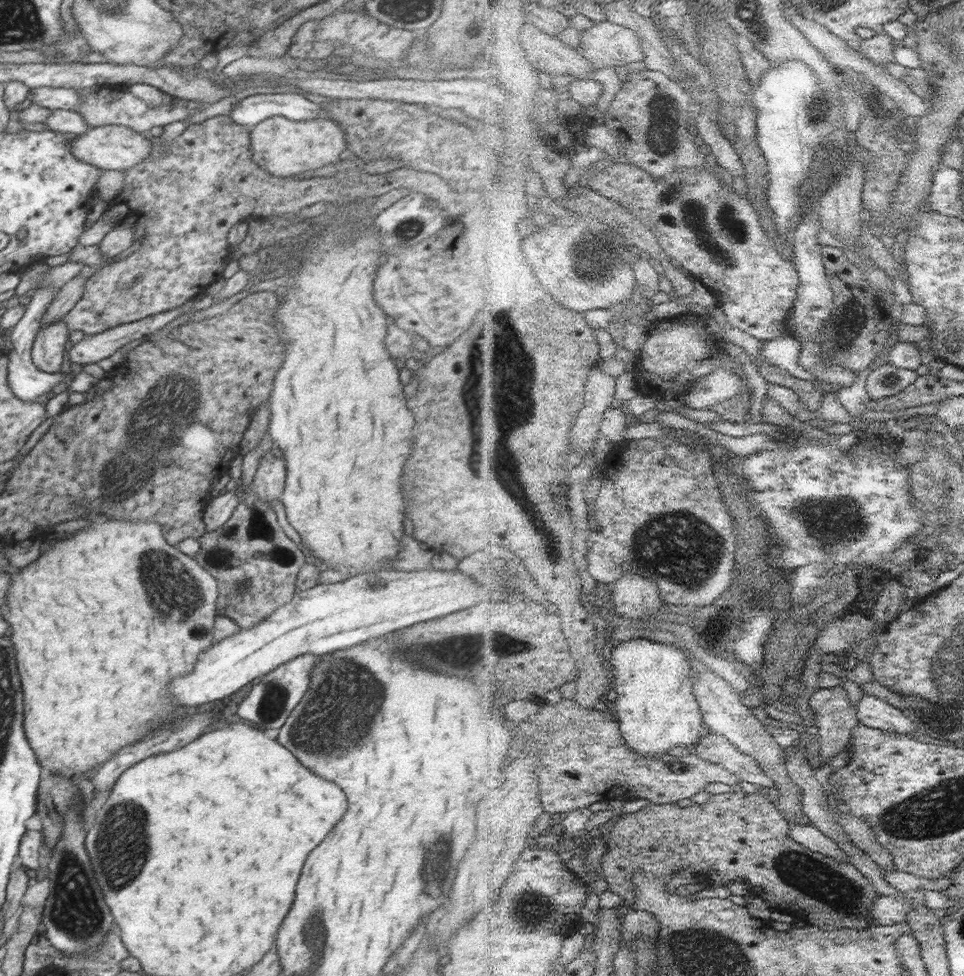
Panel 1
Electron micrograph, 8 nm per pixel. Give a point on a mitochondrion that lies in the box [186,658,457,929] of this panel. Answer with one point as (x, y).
(432, 872)

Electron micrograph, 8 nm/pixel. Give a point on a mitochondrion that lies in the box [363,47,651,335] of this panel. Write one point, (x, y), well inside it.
(589, 258)

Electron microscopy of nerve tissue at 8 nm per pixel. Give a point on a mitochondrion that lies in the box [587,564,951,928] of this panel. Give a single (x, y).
(797, 868)

